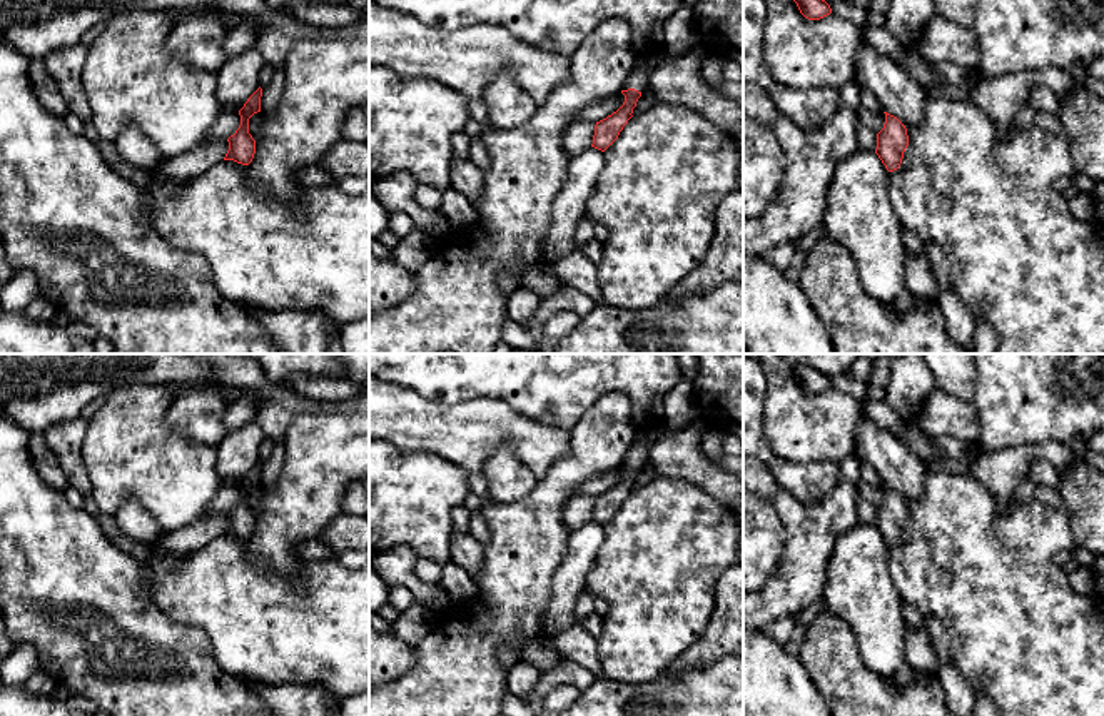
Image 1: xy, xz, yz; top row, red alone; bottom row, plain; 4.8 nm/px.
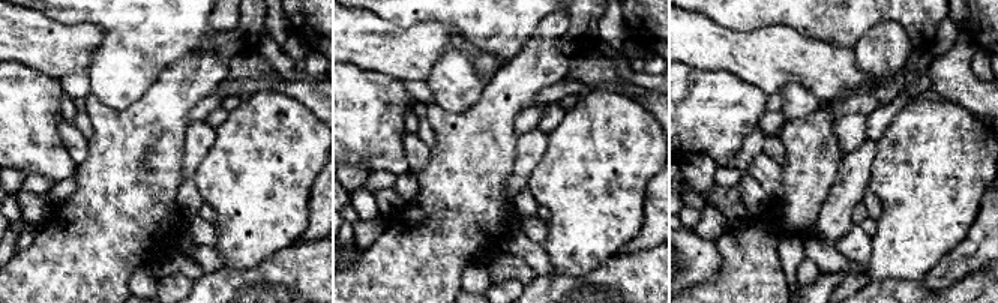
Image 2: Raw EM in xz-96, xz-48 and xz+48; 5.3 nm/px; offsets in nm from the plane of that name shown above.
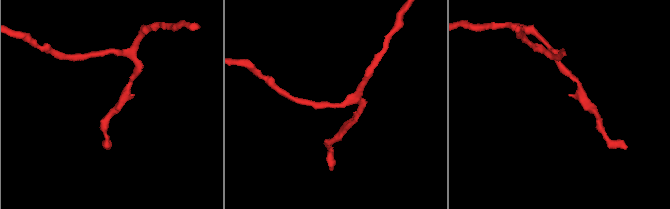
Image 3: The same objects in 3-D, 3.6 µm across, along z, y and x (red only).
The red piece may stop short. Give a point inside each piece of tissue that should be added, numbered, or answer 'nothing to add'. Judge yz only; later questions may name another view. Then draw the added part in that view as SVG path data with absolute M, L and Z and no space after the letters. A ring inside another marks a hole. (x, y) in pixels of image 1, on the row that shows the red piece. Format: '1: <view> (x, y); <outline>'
nothing to add

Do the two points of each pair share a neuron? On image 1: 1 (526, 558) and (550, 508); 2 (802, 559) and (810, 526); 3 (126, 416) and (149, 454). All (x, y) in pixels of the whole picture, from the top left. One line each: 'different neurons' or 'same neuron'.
1: same neuron
2: same neuron
3: same neuron

